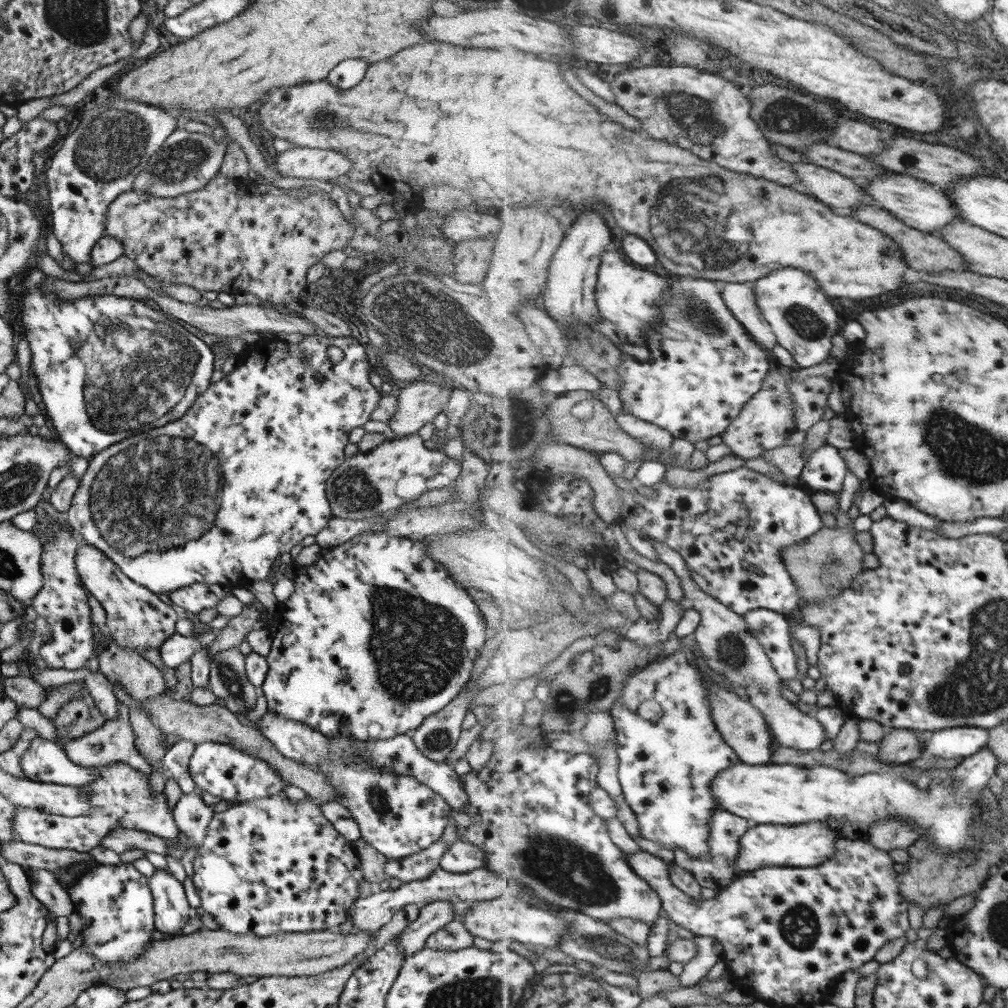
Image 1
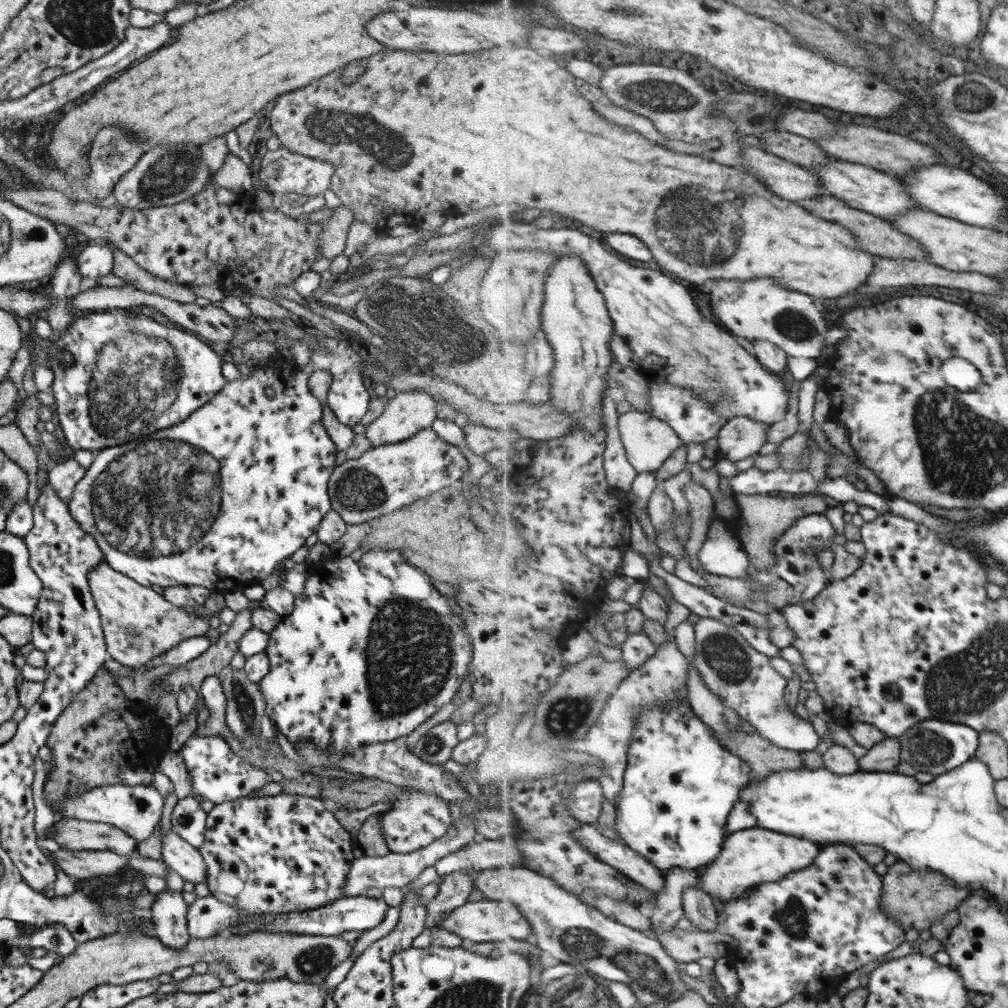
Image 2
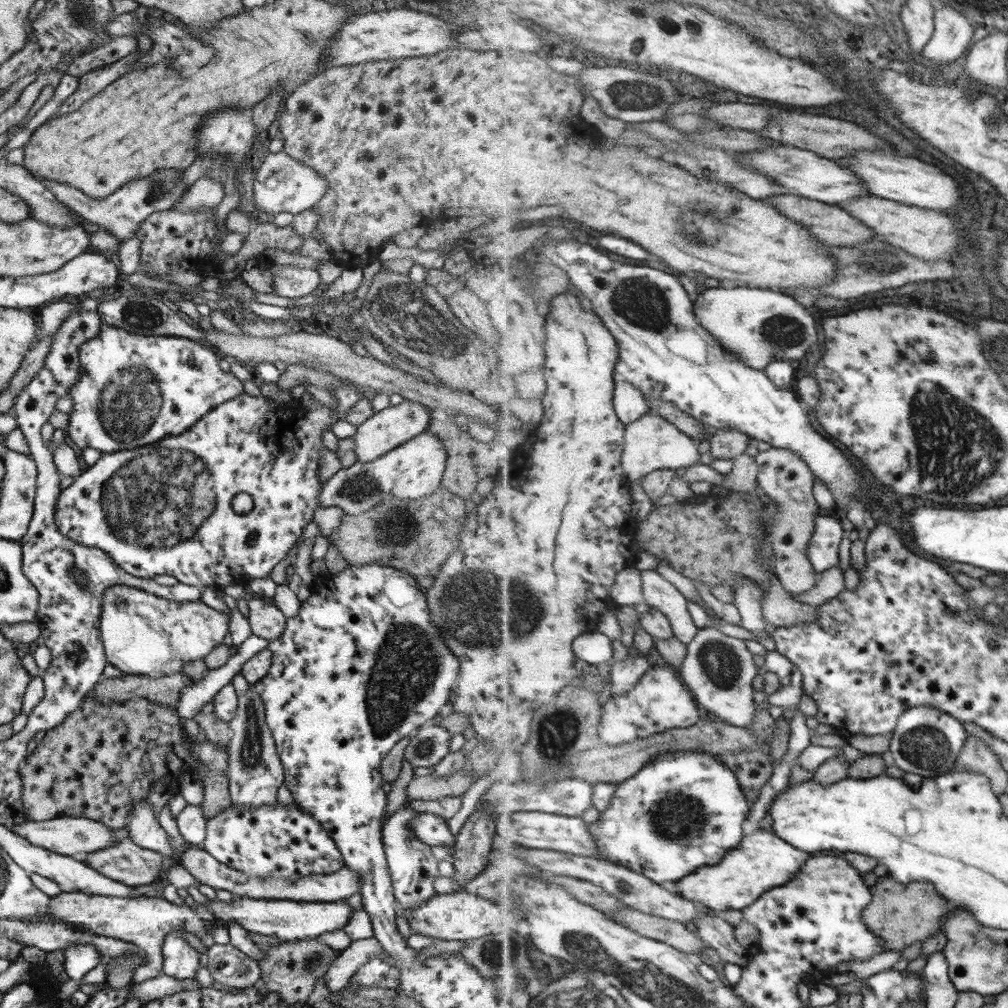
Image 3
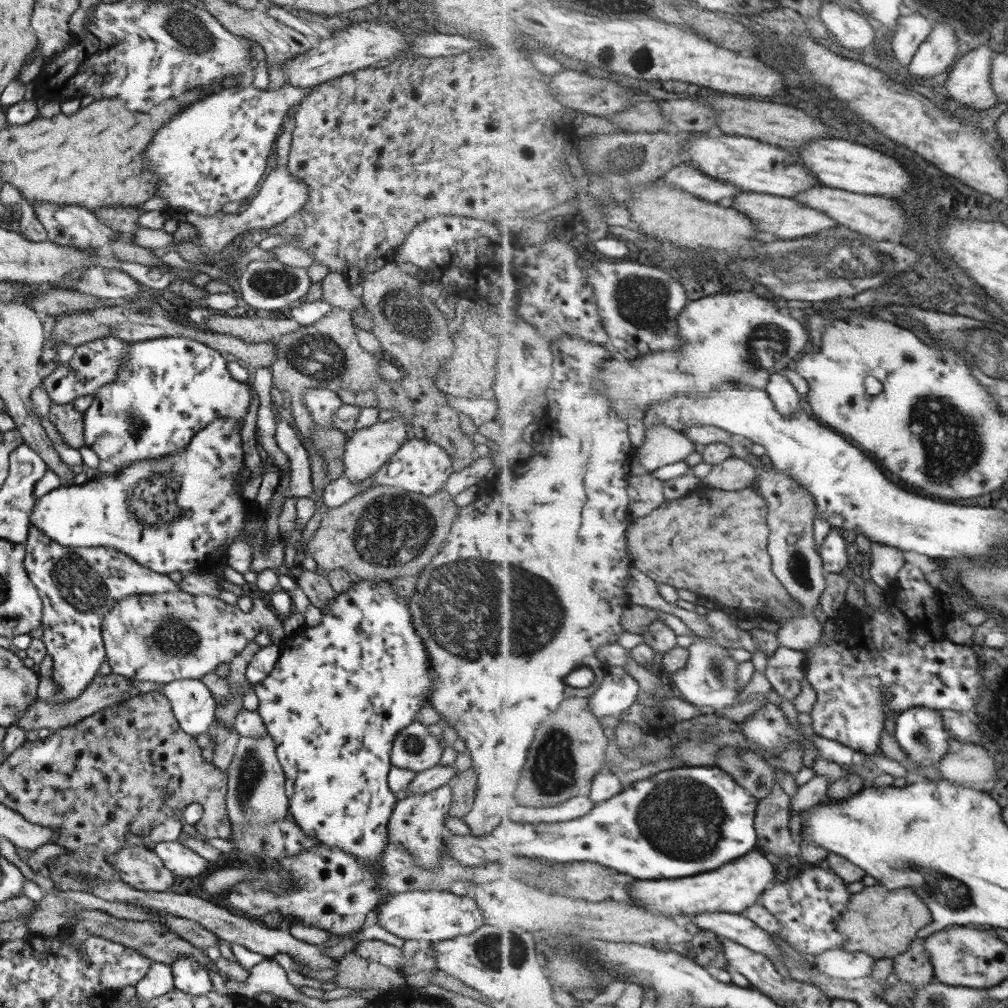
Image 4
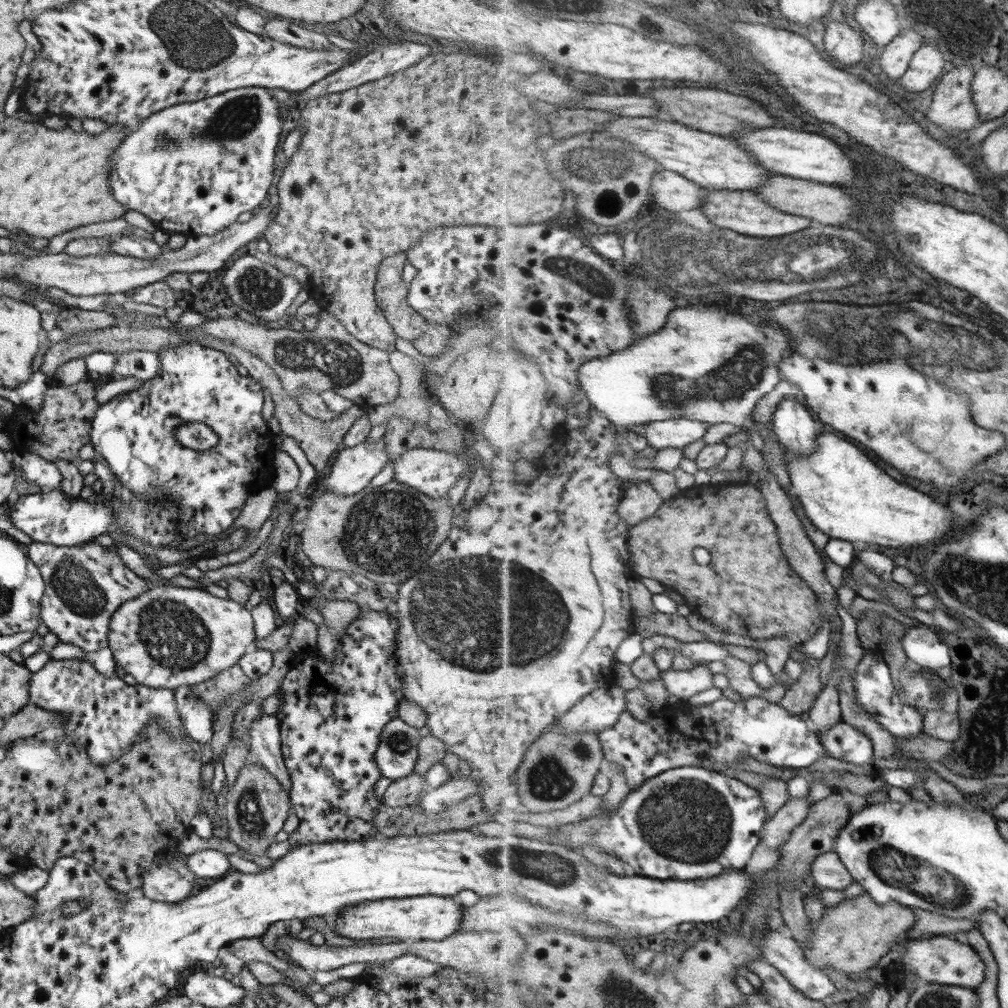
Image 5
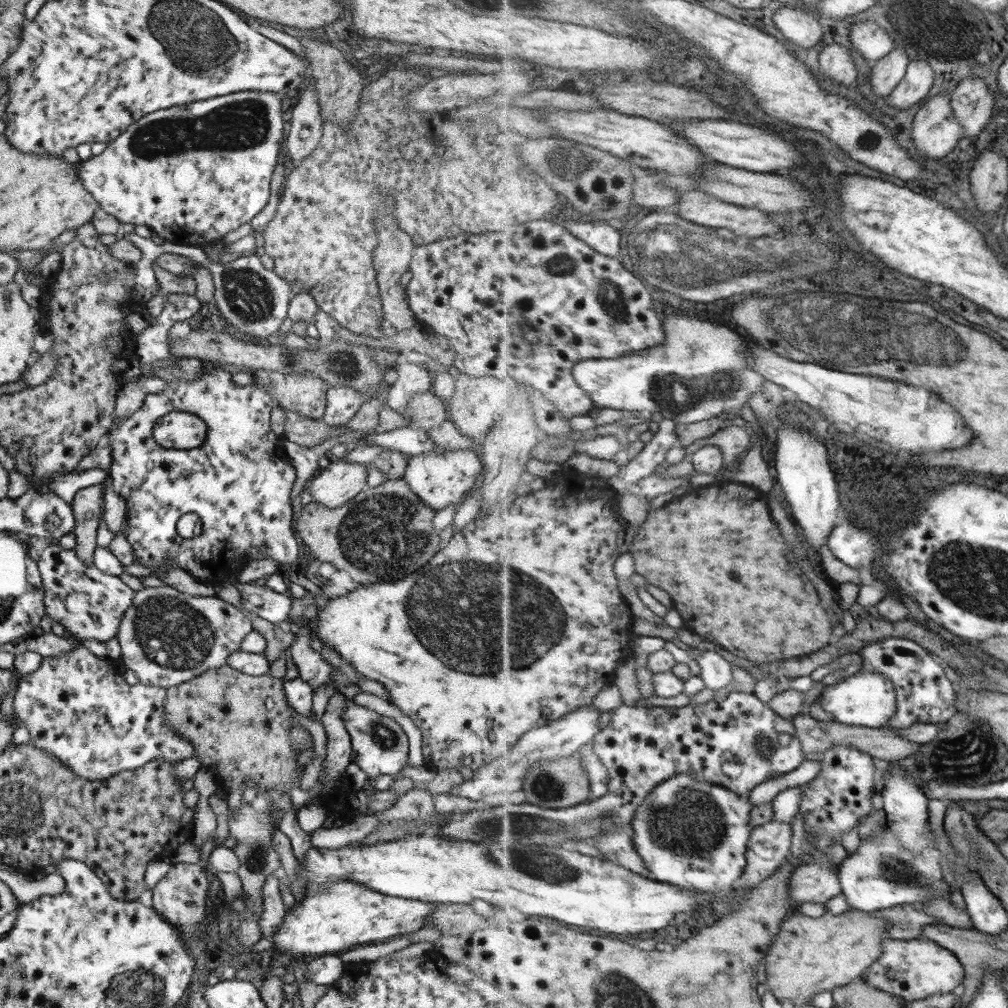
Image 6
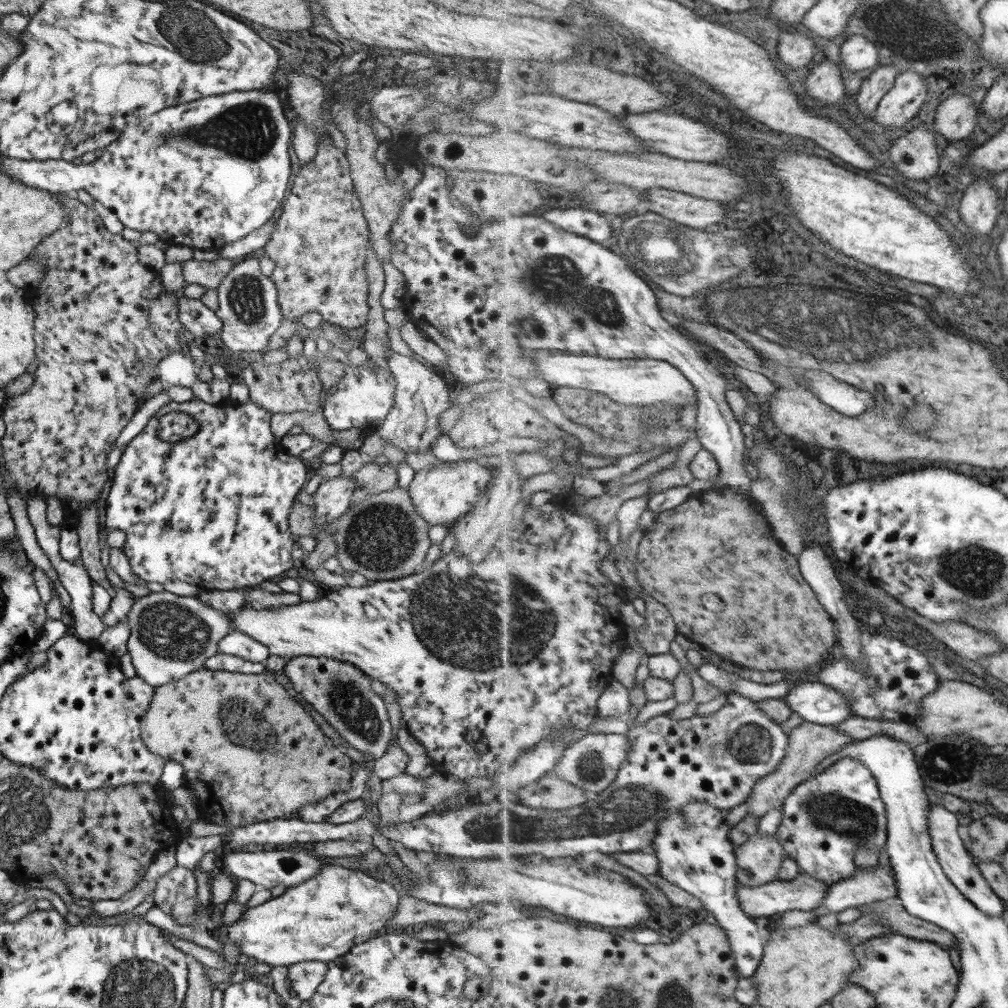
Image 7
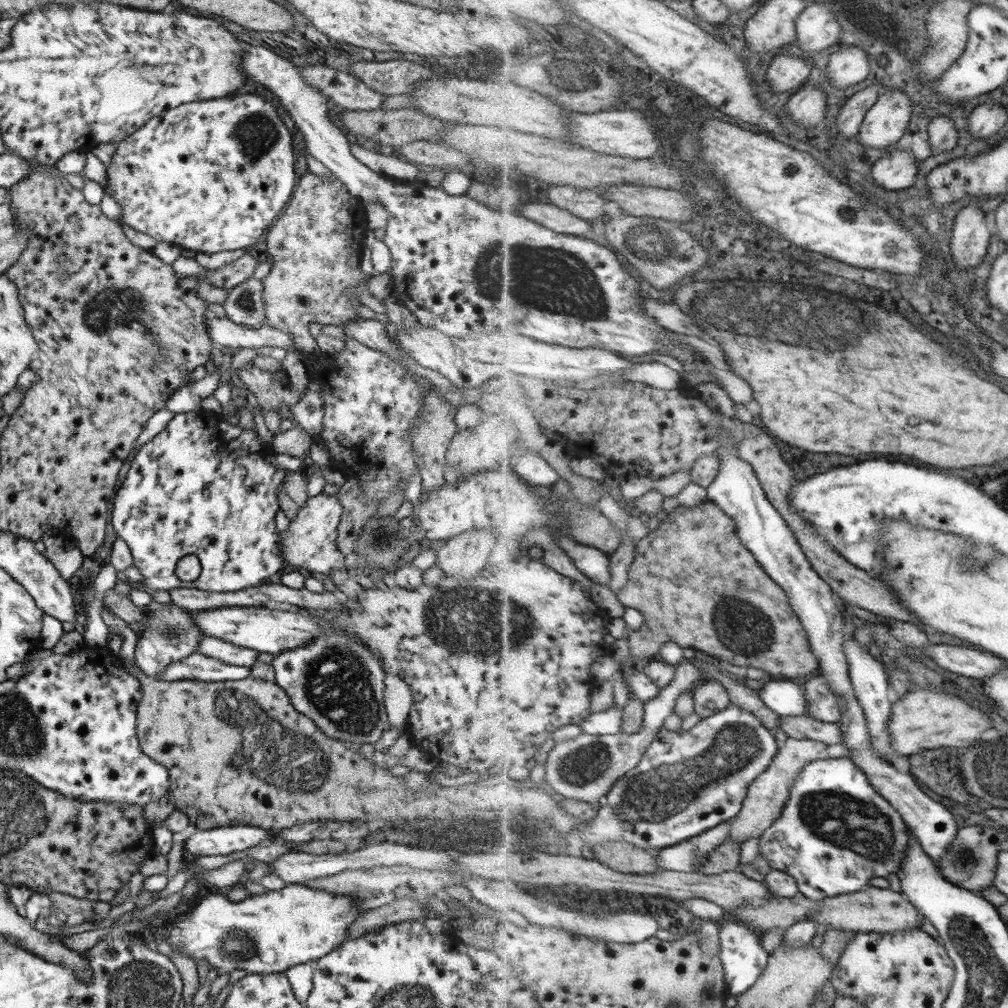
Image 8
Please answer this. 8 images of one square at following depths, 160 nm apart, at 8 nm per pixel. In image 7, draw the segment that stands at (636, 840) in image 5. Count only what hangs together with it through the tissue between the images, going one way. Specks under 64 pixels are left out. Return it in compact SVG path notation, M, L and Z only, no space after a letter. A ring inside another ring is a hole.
M709 802L689 803L680 811L671 811L660 820L660 828L657 829L657 838L654 842L656 858L659 860L657 873L667 881L680 886L683 890L703 900L705 909L717 918L718 927L725 930L729 942L735 954L737 970L740 978L754 977L765 956L765 946L761 940L761 934L757 930L757 924L752 917L743 912L738 900L738 858L736 850L733 850L733 842L729 840L732 826L727 823L727 812L713 806Z

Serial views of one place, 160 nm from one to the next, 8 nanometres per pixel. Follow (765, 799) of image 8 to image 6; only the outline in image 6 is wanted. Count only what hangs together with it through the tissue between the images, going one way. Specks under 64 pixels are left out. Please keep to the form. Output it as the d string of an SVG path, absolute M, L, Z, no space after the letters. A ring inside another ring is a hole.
M799 715L793 718L793 722L797 729L798 737L801 739L803 750L806 756L811 756L815 752L827 753L833 745L849 745L857 747L865 753L872 754L873 757L888 761L892 764L895 760L902 760L920 751L921 743L913 742L912 740L903 738L901 733L898 733L895 728L886 729L869 728L863 726L849 726L837 722L821 723L815 718L808 715Z

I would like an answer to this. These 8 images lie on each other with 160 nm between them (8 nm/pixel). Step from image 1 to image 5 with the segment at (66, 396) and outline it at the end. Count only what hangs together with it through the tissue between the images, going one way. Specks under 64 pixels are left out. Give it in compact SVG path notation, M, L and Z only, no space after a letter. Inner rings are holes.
M185 342L180 345L169 345L162 349L156 350L156 357L159 361L159 370L154 374L153 378L142 381L142 383L127 393L121 393L111 398L108 402L100 404L97 407L96 413L93 415L93 422L91 422L91 432L89 432L90 445L93 447L95 455L101 456L105 463L108 465L110 472L114 478L119 480L122 486L125 486L131 493L133 498L139 498L141 502L149 502L149 504L173 504L177 506L178 517L176 520L176 529L182 536L182 540L193 538L195 534L219 534L223 532L229 525L237 520L240 515L241 508L245 506L245 500L251 494L257 494L259 490L265 488L272 488L271 479L273 477L273 457L277 449L275 449L274 426L272 423L265 423L262 414L260 413L263 402L262 386L249 375L241 376L237 373L233 364L227 360L227 355L220 350L213 350L212 348L201 346L195 342ZM183 423L202 423L209 426L215 436L217 436L217 445L214 449L209 451L195 451L184 448L183 445L177 444L173 431L175 428L183 425Z

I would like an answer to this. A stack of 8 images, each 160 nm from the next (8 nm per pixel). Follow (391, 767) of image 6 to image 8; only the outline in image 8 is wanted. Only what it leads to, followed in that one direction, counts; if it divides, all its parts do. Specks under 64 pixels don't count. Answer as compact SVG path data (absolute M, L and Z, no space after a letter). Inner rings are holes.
M322 628L322 634L318 634L305 646L295 646L291 650L282 650L275 654L270 665L274 670L272 682L286 692L293 709L310 718L327 736L356 748L361 744L373 745L379 740L381 732L388 728L383 703L382 680L385 672L380 664L380 658L374 656L370 648L366 648L346 630Z

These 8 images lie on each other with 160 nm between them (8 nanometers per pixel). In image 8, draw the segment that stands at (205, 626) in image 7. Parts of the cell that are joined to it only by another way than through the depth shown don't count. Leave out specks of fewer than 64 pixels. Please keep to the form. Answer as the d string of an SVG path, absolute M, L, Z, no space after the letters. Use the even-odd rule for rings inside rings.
M171 602L164 604L158 610L144 609L143 615L146 624L150 626L139 630L140 636L134 647L134 664L145 676L155 679L168 664L193 653L203 636L197 627L192 627L194 620L190 611Z

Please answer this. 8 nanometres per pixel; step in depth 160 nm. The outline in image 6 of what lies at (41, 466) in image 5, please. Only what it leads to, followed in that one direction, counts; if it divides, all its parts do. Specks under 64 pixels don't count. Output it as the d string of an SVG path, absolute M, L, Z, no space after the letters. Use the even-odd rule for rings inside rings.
M74 469L63 476L53 477L47 485L51 493L71 506L71 500L75 493L83 488L102 484L106 476L108 476L108 470L90 469L77 472Z

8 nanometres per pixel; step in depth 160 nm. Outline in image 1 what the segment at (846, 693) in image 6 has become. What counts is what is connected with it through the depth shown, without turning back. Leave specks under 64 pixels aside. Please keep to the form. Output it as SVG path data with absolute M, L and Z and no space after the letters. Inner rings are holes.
M957 726L927 732L924 752L946 759L964 759L987 747L990 729L976 726Z

